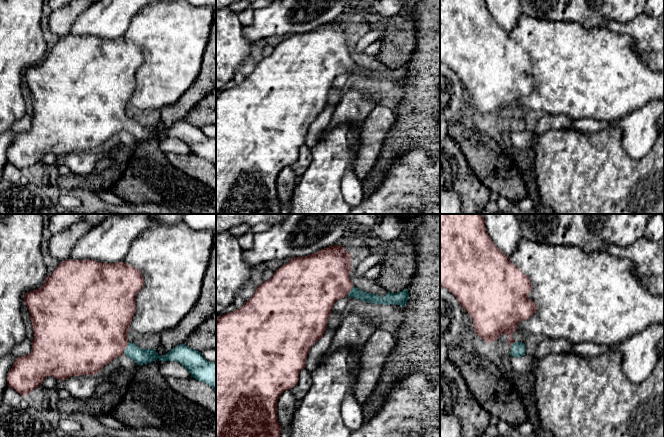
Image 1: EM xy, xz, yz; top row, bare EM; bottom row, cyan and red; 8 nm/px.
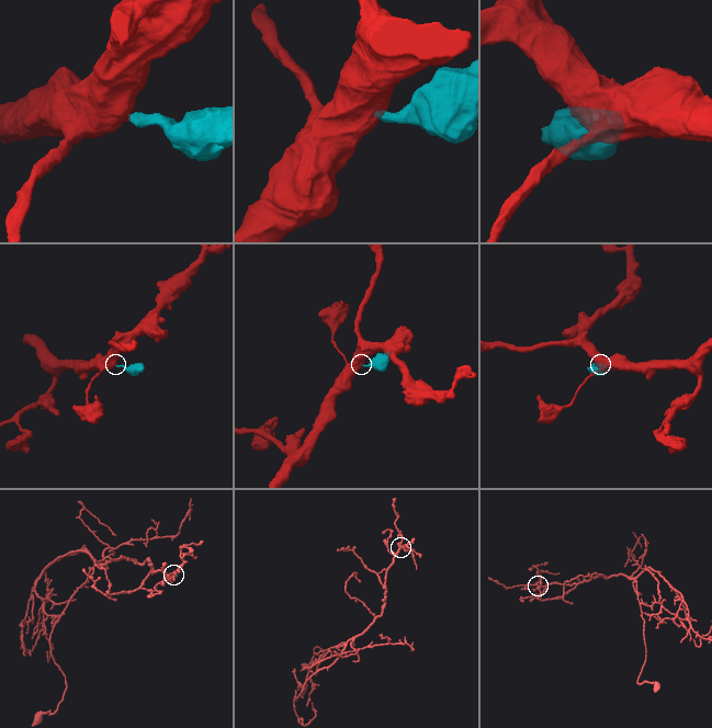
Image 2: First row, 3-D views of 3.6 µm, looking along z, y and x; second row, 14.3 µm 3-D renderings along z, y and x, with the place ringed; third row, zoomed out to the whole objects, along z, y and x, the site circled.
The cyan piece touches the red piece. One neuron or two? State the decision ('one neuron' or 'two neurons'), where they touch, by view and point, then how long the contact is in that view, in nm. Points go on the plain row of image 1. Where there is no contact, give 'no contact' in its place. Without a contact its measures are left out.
one neuron | xy (126, 124) | 120 nm

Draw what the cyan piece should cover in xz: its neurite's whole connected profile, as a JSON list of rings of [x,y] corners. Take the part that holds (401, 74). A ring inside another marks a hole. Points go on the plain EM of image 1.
[[[341,21],[329,22],[308,32],[295,33],[282,41],[268,56],[256,63],[254,71],[244,81],[230,89],[216,94],[216,214],[280,214],[281,202],[277,196],[277,177],[284,167],[290,166],[299,157],[299,149],[305,144],[306,135],[311,123],[323,113],[334,79],[346,72],[364,78],[385,81],[404,81],[409,74],[408,65],[399,69],[387,68],[385,73],[359,66],[350,56],[351,30]]]

